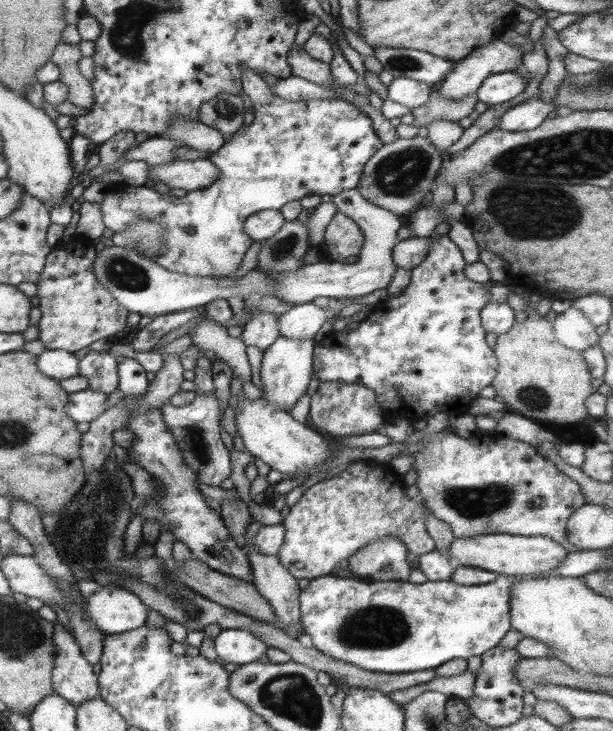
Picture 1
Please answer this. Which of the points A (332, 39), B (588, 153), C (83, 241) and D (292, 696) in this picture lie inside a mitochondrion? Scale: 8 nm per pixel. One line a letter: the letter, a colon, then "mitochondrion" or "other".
A: other
B: mitochondrion
C: other
D: mitochondrion

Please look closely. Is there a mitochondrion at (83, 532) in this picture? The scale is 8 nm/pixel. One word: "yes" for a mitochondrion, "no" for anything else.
yes

